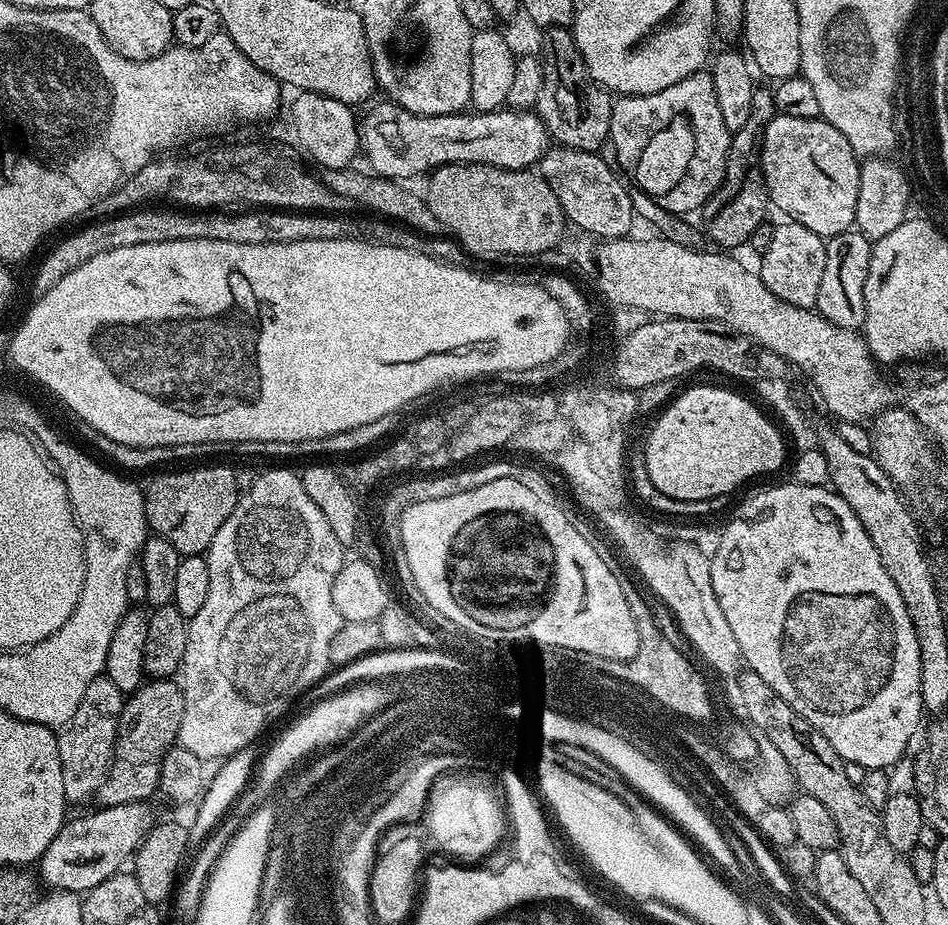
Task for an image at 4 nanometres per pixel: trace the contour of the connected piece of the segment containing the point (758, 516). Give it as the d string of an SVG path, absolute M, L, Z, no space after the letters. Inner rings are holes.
M787 482L788 484L776 484L773 488L764 488L761 492L756 492L753 496L748 496L736 508L736 513L732 516L732 521L724 528L724 533L720 536L720 545L716 548L716 556L711 557L712 561L712 585L714 586L714 594L718 598L718 606L722 606L722 614L726 614L726 622L730 622L730 630L734 630L734 638L738 638L738 646L743 663L747 665L751 671L756 672L762 678L762 682L770 682L770 686L774 689L782 699L790 702L790 706L794 710L798 710L798 714L802 714L802 718L806 718L806 722L810 722L810 726L814 726L826 738L826 742L830 742L830 746L834 746L834 750L838 750L840 757L845 762L858 762L858 766L863 768L883 768L891 769L892 765L902 759L904 752L908 748L908 743L912 740L912 735L916 732L916 727L920 724L920 716L922 717L922 705L920 702L920 651L918 650L918 638L914 634L914 626L910 622L910 614L906 614L906 602L902 602L902 594L898 594L898 586L894 586L894 578L890 578L890 574L886 574L886 566L882 566L882 558L878 558L878 550L874 550L874 542L870 542L870 534L866 534L866 526L862 526L862 522L858 522L858 514L854 514L854 510L850 510L850 506L843 500L835 490L825 486L806 486L795 482Z

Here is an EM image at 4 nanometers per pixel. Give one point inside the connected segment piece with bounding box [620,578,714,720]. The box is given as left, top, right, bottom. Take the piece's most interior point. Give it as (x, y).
(659, 664)

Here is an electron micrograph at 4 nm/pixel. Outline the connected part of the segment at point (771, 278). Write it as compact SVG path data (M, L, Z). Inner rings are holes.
M783 222L776 224L772 230L770 246L759 257L760 281L782 302L790 302L790 306L815 309L818 298L818 286L822 282L822 270L826 270L825 237L814 234L814 230L806 230L806 226Z

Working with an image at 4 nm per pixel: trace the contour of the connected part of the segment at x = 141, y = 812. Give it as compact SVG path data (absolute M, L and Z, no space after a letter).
M147 803L100 806L89 816L69 819L54 834L54 842L46 846L38 861L38 876L48 883L49 889L58 892L86 894L106 878L117 875L124 863L135 857L137 848L154 826L152 812Z

